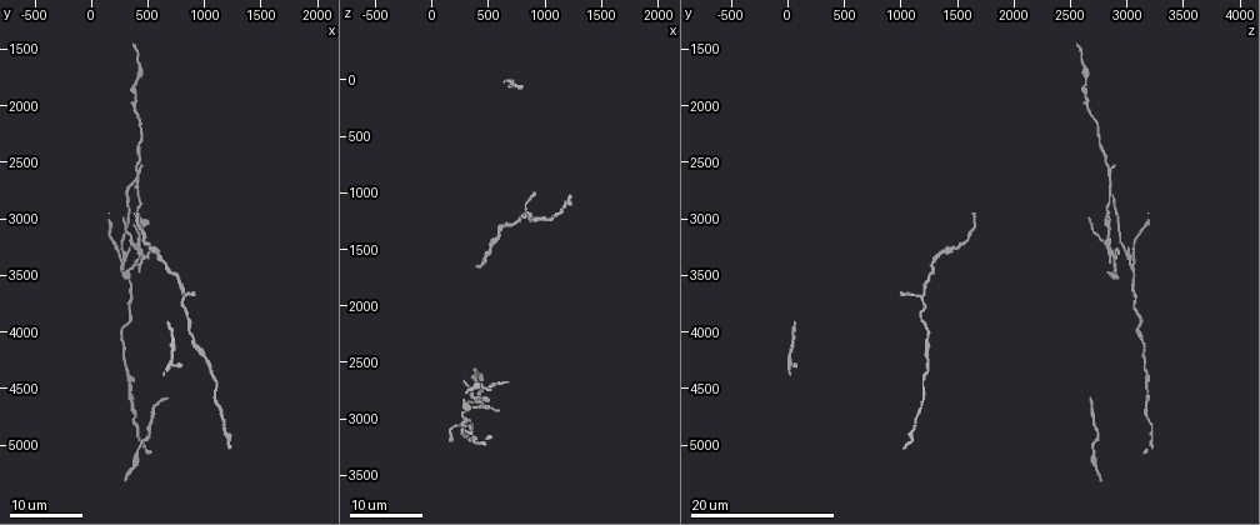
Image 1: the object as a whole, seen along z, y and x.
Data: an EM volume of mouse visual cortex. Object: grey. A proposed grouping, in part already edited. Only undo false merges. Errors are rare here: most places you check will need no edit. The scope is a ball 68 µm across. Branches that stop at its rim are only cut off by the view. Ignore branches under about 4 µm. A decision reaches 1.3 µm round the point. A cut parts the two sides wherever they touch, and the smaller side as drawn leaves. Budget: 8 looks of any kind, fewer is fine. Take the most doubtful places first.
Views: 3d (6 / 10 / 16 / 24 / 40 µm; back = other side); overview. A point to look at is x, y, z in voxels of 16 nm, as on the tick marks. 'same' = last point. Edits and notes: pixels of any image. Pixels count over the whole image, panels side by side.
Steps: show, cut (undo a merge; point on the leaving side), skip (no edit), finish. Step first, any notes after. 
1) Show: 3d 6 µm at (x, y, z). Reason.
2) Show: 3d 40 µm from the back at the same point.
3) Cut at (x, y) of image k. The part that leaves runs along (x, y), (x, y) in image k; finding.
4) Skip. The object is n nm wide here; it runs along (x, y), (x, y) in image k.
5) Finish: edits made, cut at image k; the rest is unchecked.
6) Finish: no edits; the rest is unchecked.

Show: 3d 16 µm at (400, 2640, 2860).

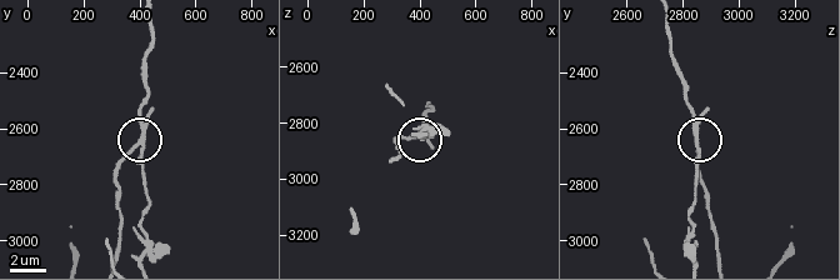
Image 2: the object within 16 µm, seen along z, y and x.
Show: 3d 10 µm at (390, 2660, 2850).

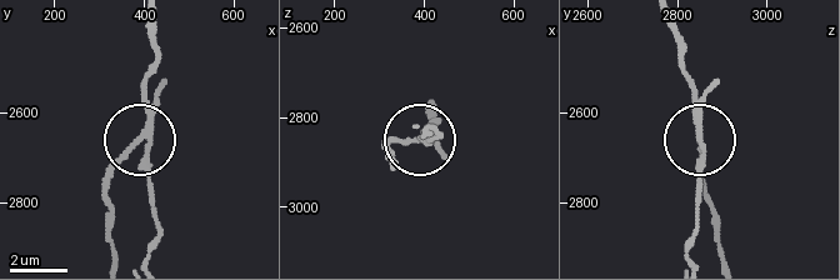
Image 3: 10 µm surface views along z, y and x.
Cut at (149, 165) of image 3. The object is 180 nm wide here; a second neuron is stuck on.

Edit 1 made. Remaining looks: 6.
Show: overview. Redraw.

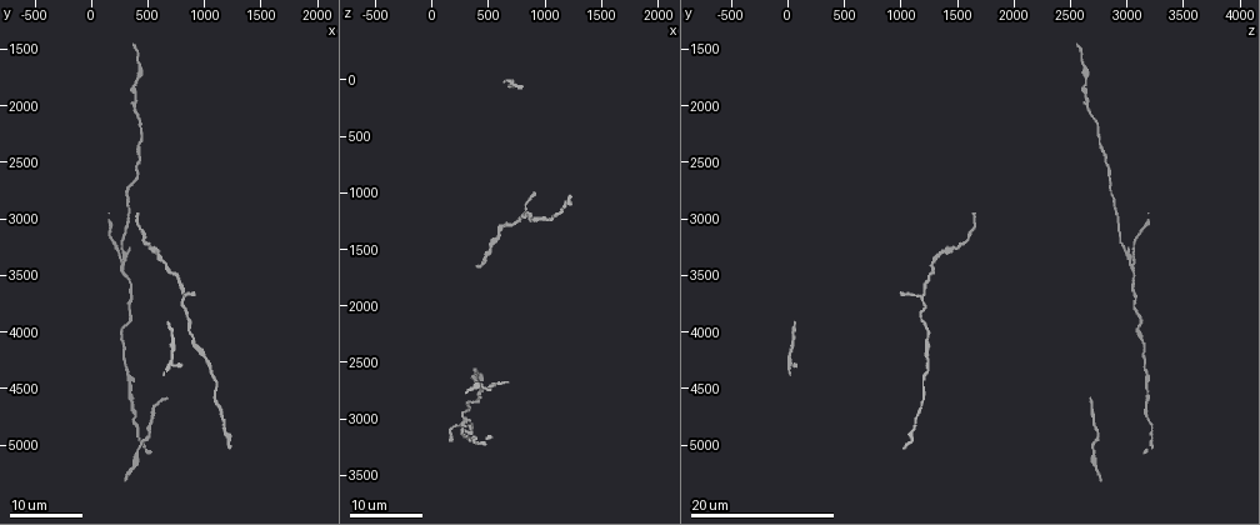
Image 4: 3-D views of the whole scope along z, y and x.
Show: 3d 24 µm at (800, 3720, 1200).

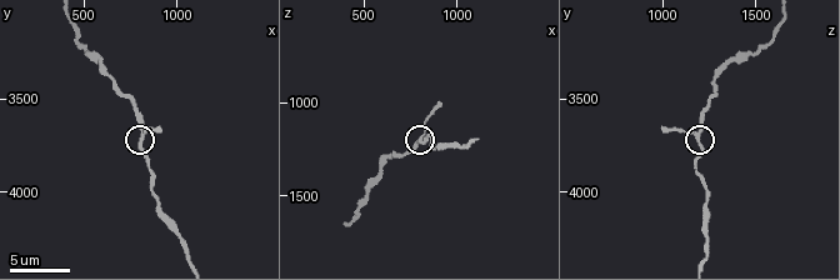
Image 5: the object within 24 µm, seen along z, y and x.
Show: 3d 10 µm at (800, 3700, 1180).

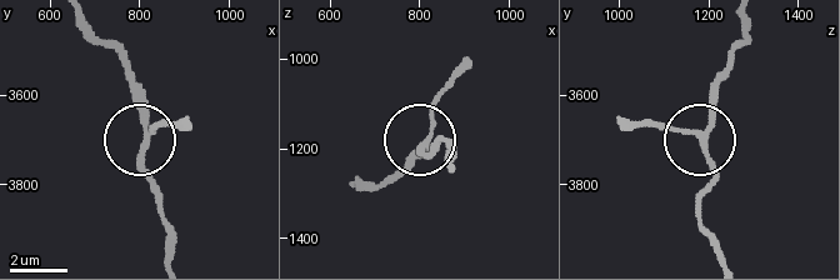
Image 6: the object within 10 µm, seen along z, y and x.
Skip. All the same neuron.

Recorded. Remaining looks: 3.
Show: 3d 24 µm at (500, 4920, 2740).

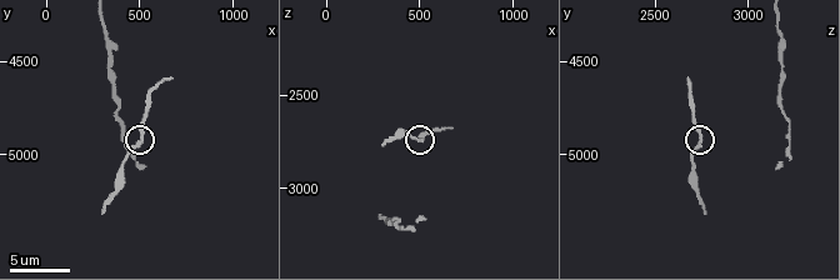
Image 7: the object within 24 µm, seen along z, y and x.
Show: 3d 10 µm at (480, 4940, 2740). Closer look.

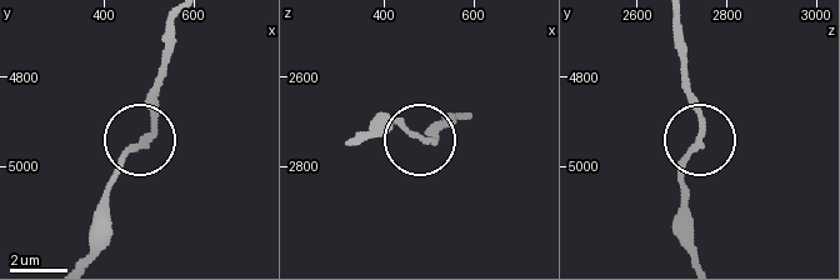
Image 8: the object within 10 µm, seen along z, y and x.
Skip. The object is 190 nm wide here; all the same neuron.

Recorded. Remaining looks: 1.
Finish: edits made, cut at image 3; the rest is unchecked.

